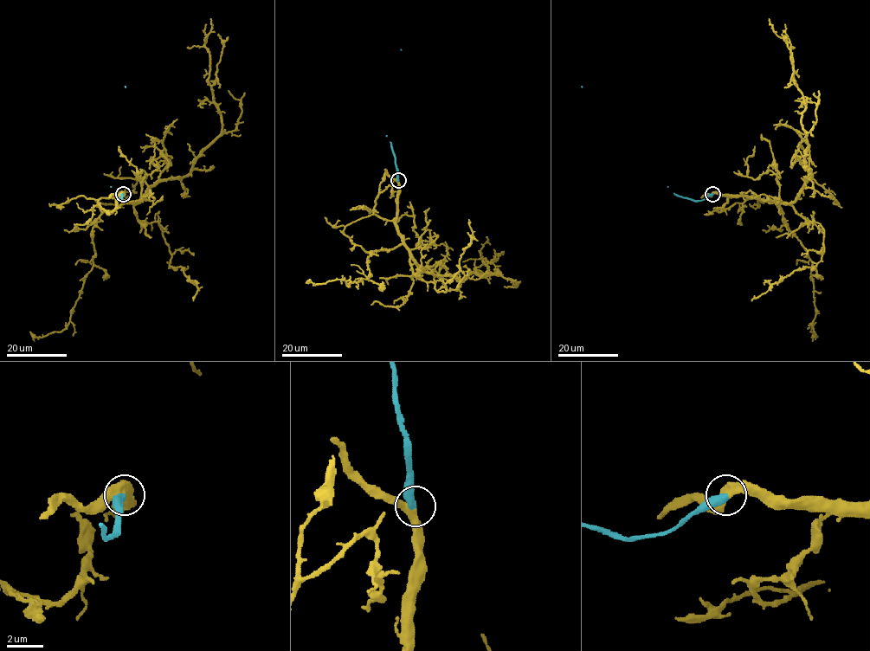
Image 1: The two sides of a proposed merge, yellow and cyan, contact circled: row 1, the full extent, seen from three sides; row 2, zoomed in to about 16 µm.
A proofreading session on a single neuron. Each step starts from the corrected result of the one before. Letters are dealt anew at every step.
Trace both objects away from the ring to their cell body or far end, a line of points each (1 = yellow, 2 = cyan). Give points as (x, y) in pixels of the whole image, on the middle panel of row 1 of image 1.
1: (398, 181), (396, 227), (409, 256), (426, 273), (462, 280), (495, 273), (480, 258), (486, 236)
2: (398, 181), (390, 143), (386, 136), (401, 49)

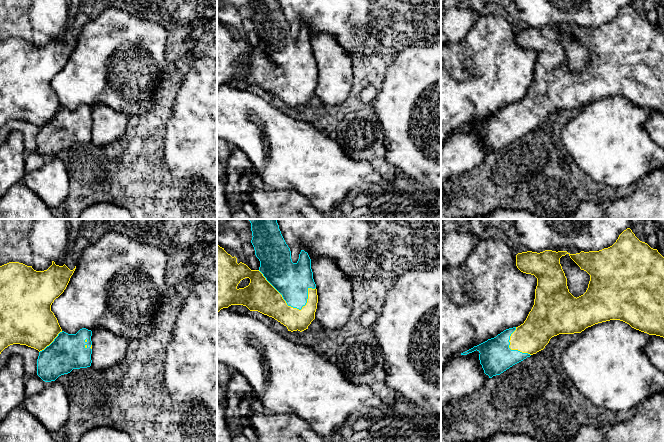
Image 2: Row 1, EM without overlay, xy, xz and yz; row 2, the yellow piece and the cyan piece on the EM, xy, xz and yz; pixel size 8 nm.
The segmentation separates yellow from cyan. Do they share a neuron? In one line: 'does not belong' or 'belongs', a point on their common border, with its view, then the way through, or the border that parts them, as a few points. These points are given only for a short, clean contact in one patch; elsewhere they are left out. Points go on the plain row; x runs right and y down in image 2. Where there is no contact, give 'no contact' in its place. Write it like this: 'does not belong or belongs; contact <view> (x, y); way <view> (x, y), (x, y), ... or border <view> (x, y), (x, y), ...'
belongs; contact xz (290, 82)

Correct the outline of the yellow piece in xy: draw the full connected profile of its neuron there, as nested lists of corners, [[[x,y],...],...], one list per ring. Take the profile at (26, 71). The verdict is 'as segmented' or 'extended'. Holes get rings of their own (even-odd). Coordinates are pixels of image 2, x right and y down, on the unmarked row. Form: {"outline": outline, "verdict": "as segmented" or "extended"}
{"outline": [[[52,37],[52,41],[44,47],[36,47],[32,42],[27,42],[19,38],[9,38],[0,42],[0,130],[1,128],[10,121],[20,120],[26,121],[28,123],[34,124],[39,127],[39,132],[37,135],[37,151],[45,158],[55,157],[59,152],[70,149],[73,145],[87,144],[91,142],[91,130],[92,130],[92,107],[86,104],[80,105],[76,110],[68,110],[64,108],[54,89],[51,87],[51,81],[56,74],[58,74],[66,65],[71,52],[73,51],[76,42],[73,46],[70,46],[65,40],[63,42],[56,41]]], "verdict": "extended"}

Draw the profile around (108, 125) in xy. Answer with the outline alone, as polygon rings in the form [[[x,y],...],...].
[[[105,104],[92,107],[91,143],[101,147],[122,138],[126,132],[130,118],[121,111],[117,111]]]

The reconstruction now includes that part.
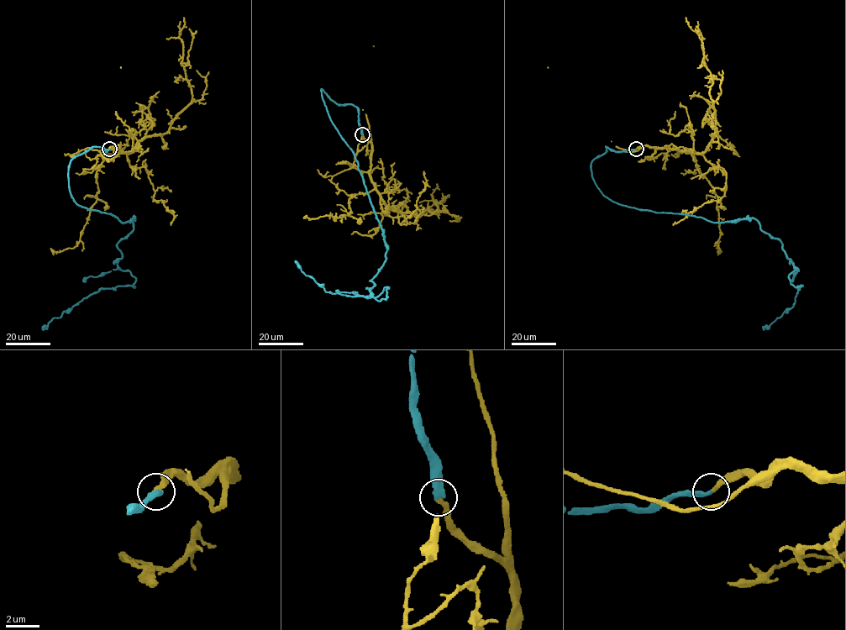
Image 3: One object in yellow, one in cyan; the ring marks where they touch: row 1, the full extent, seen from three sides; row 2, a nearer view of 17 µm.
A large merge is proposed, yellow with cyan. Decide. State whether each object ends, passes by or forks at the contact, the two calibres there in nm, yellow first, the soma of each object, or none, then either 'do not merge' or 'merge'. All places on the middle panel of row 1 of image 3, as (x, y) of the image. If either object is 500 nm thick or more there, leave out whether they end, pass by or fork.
yellow ends there; cyan ends there; 280 nm thick on the yellow side, 360 nm on the other; no cell body on yellow; no cell body on cyan; merge

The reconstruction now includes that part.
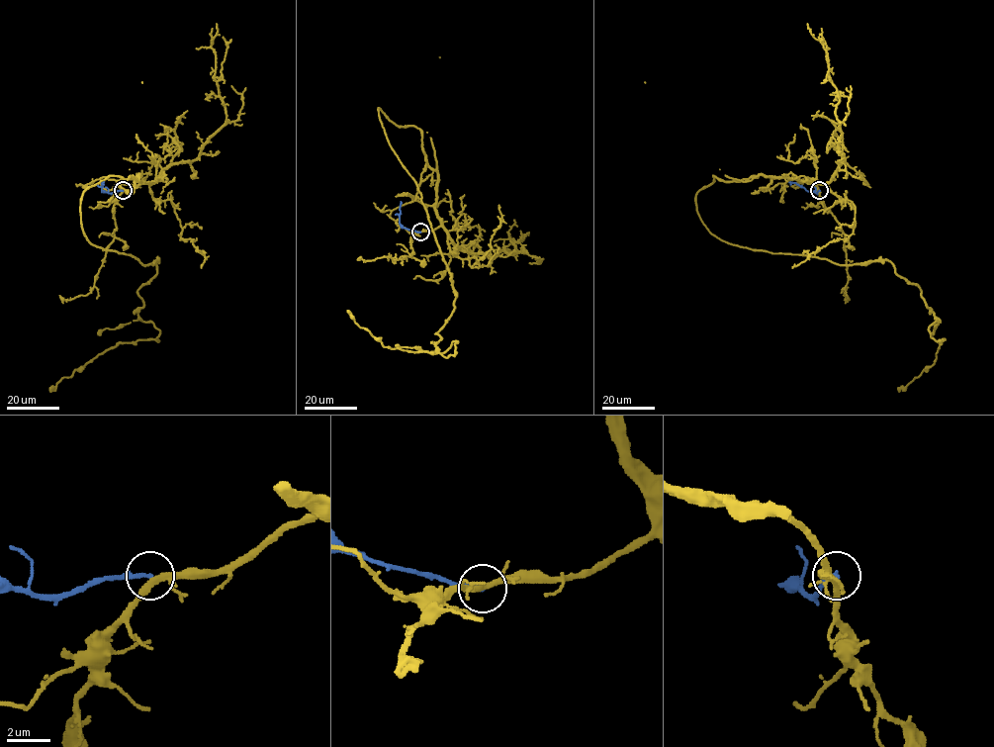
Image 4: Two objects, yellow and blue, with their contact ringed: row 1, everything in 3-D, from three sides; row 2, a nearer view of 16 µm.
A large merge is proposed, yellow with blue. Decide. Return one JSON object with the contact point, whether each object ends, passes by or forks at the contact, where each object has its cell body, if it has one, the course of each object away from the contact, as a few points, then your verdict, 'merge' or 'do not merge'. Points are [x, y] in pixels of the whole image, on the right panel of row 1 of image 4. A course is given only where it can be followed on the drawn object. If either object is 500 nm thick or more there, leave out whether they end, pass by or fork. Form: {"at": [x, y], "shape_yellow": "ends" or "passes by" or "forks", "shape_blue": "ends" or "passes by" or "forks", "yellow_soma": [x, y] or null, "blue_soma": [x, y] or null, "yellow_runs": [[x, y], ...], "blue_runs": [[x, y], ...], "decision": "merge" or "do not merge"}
{"at": [819, 190], "shape_yellow": "forks", "shape_blue": "ends", "yellow_soma": null, "blue_soma": null, "yellow_runs": [[819, 191], [713, 175], [696, 208], [733, 244], [889, 261], [915, 283], [945, 339], [897, 389]], "blue_runs": [[819, 191], [810, 192], [788, 182]], "decision": "do not merge"}

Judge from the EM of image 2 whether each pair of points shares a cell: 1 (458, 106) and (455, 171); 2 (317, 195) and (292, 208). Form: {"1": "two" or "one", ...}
{"1": "two", "2": "two"}

